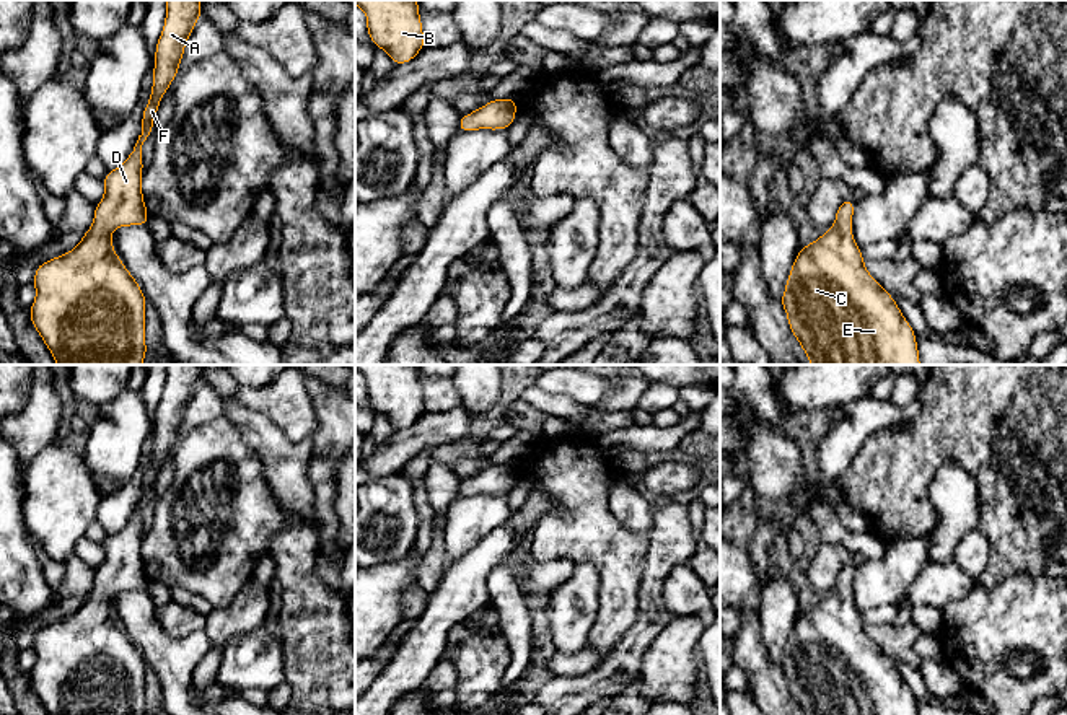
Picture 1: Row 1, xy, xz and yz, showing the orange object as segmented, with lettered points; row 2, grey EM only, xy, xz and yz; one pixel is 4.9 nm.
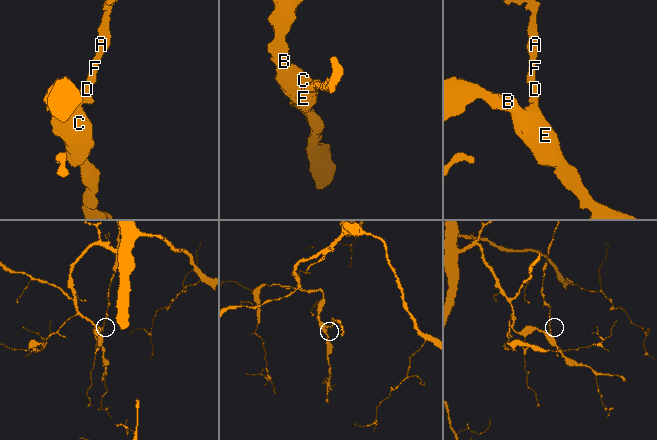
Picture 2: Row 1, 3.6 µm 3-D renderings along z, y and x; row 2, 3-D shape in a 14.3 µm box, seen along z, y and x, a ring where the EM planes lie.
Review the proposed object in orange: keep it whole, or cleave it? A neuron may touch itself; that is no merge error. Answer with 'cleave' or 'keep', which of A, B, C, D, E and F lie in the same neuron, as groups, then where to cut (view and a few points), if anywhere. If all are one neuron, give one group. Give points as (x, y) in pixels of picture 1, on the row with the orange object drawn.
keep; groups A B C D E F; cut none

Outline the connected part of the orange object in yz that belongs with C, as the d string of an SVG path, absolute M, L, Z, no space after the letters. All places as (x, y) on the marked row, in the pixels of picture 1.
M845 199L834 225L800 248L780 303L811 365L920 365L916 332L894 298L865 269L852 235L855 202Z

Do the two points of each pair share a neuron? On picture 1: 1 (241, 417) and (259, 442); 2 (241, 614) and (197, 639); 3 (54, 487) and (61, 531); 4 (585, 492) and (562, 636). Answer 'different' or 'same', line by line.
1: same
2: different
3: same
4: different

